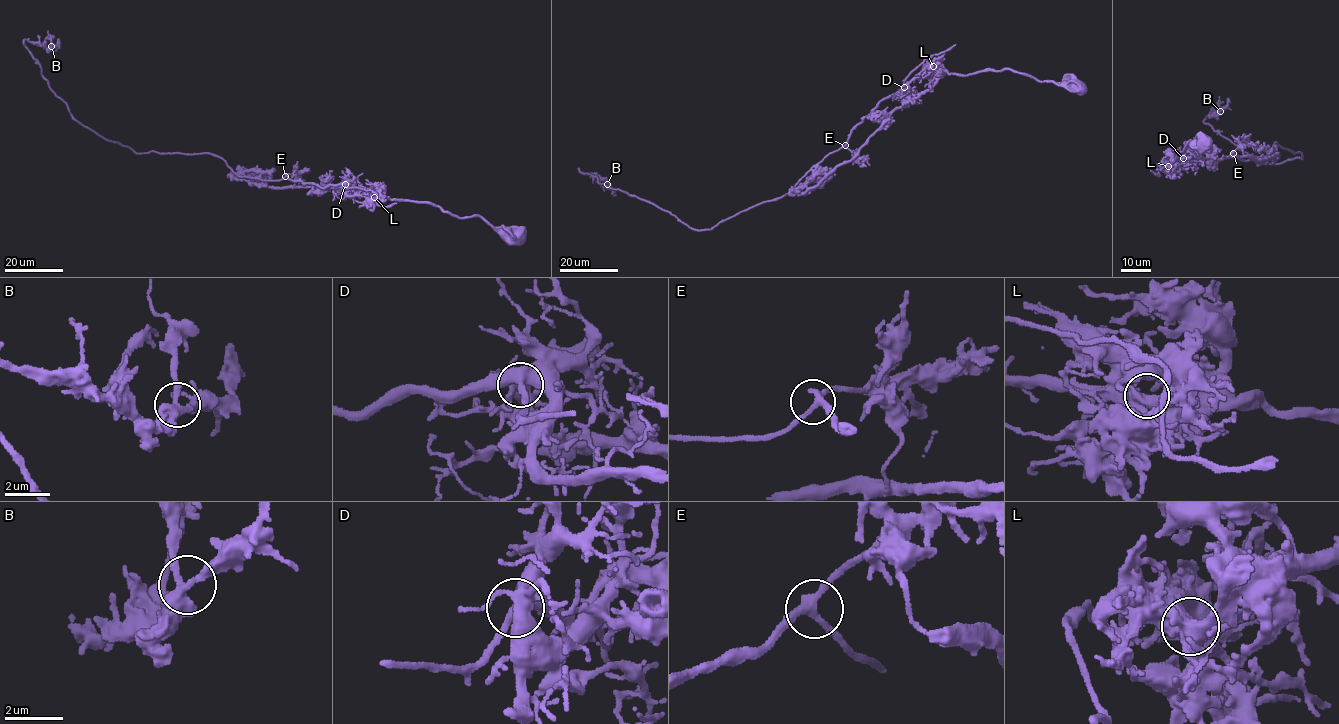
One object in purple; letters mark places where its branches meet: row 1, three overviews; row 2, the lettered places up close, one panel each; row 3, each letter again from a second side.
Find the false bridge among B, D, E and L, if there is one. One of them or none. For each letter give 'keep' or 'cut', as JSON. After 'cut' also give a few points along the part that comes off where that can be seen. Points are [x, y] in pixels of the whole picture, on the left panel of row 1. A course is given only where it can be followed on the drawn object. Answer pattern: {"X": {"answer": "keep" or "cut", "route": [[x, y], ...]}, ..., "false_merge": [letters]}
{"B": {"answer": "keep"}, "D": {"answer": "keep"}, "E": {"answer": "keep"}, "L": {"answer": "cut", "route": [[374, 197], [108, 140], [77, 121], [24, 42], [58, 38]]}, "false_merge": ["L"]}

